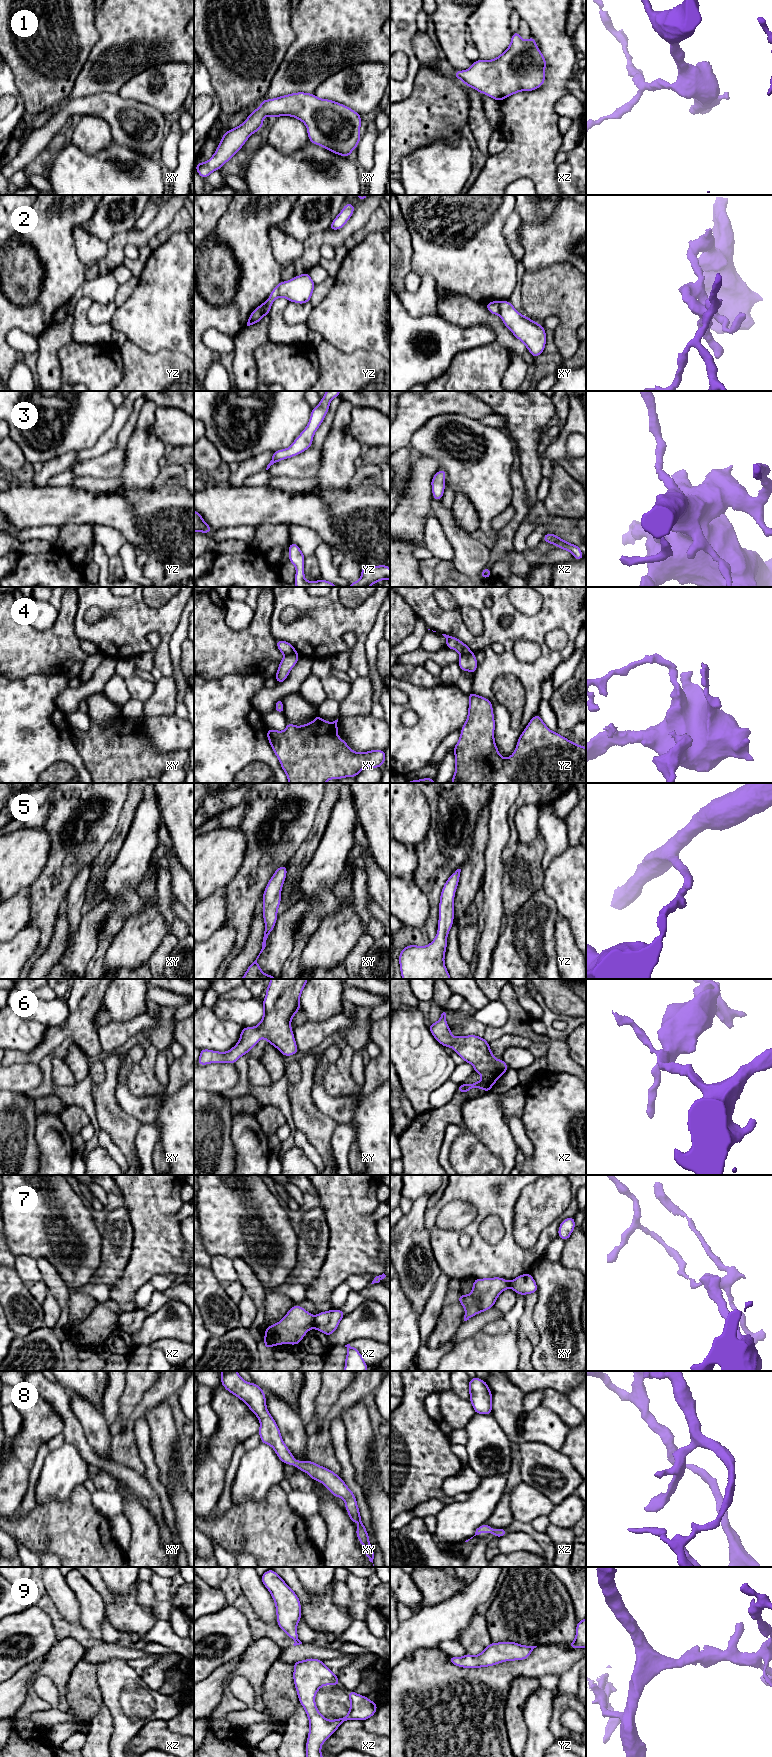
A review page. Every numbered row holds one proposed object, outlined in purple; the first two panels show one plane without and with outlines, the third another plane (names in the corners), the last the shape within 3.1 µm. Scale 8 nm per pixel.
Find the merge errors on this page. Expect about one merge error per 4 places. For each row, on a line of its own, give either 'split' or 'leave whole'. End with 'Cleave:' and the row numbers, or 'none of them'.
1: leave whole
2: split
3: leave whole
4: split
5: leave whole
6: leave whole
7: split
8: leave whole
9: leave whole
Cleave: 2, 4, 7

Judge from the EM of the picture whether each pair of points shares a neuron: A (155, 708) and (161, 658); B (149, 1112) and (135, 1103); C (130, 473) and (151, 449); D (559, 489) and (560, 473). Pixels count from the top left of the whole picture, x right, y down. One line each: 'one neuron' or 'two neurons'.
A: two neurons
B: one neuron
C: one neuron
D: one neuron

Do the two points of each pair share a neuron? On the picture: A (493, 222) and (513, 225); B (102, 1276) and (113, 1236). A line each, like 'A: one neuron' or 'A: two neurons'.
A: two neurons
B: one neuron

